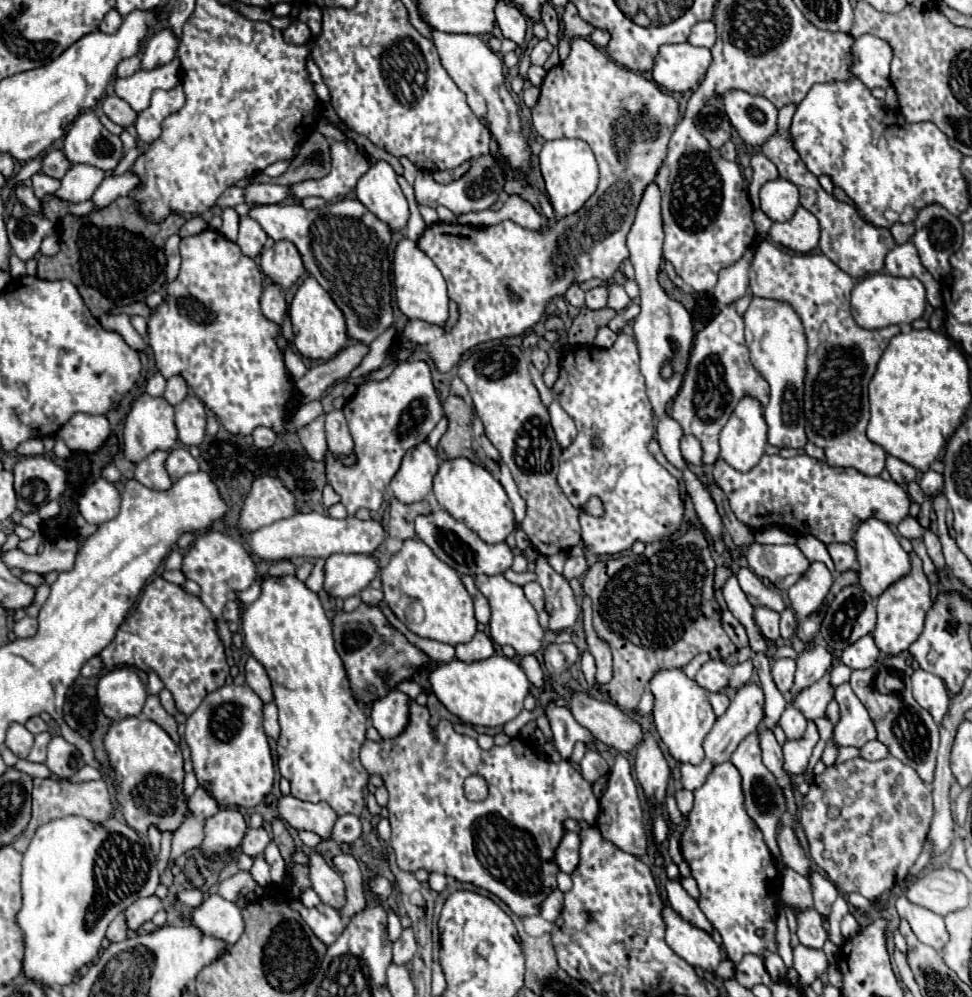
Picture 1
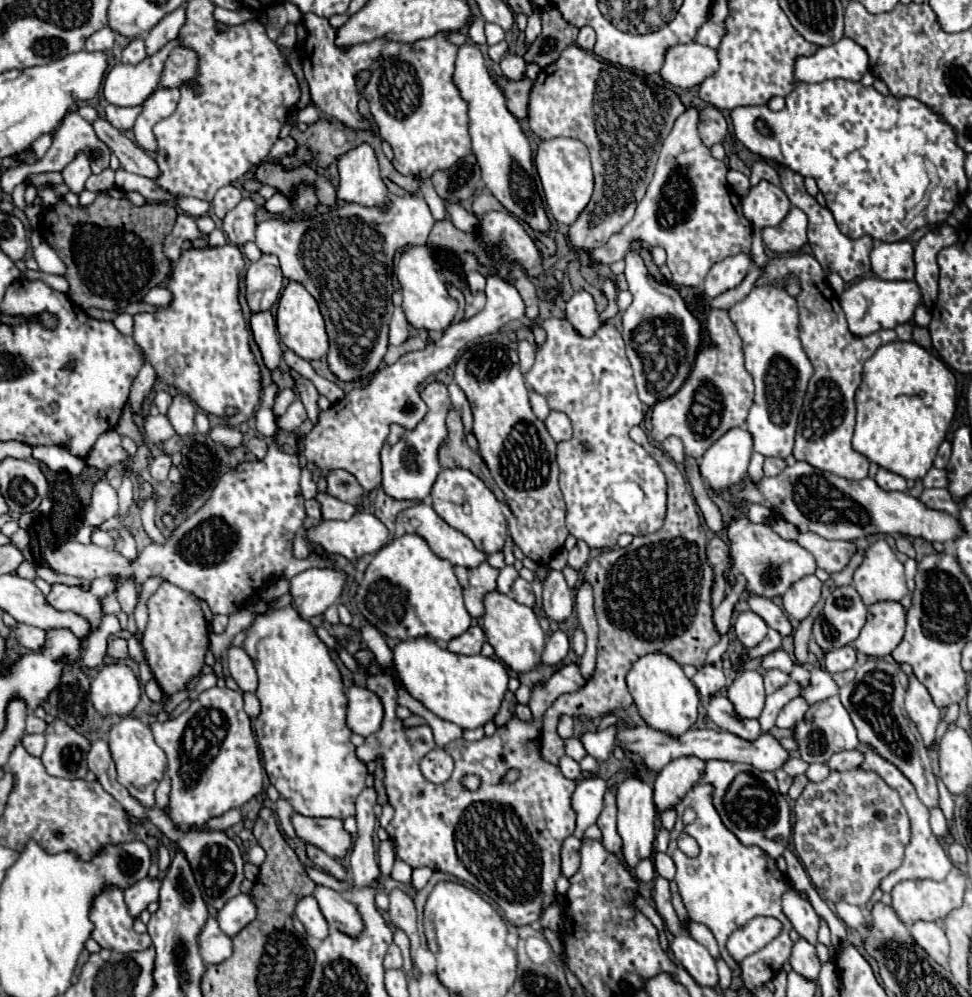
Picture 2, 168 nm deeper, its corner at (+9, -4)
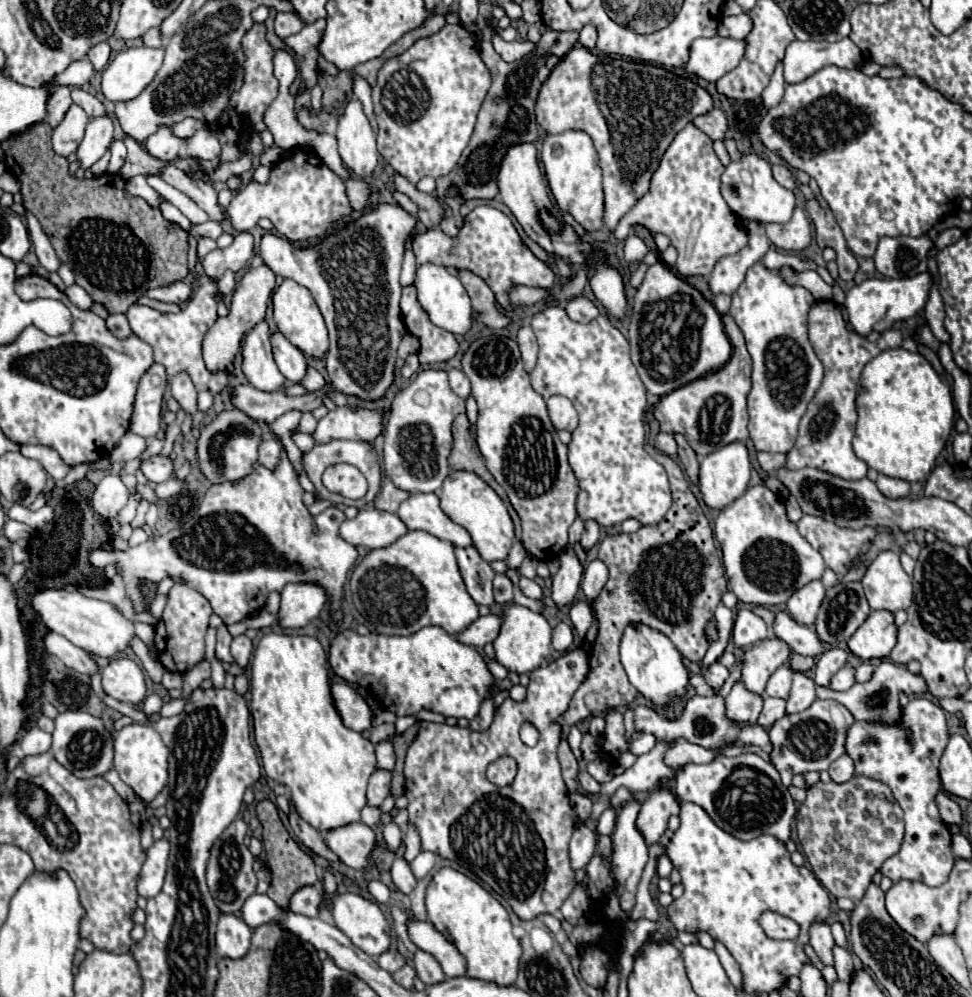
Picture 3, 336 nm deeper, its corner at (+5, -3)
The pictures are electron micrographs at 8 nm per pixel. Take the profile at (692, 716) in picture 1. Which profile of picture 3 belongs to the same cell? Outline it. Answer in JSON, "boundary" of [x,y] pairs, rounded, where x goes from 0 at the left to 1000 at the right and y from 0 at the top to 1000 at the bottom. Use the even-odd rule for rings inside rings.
{"boundary":[[[648,626],[642,630],[638,642],[638,664],[646,676],[648,686],[677,710],[685,708],[693,698],[702,698],[708,688],[708,674],[695,648],[687,638],[665,626]]]}

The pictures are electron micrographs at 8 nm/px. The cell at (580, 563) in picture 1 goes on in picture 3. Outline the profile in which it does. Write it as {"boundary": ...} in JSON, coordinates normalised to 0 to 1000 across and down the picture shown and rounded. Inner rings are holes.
{"boundary":[[[603,522],[603,528],[601,528],[601,536],[597,540],[597,546],[601,550],[609,550],[617,540],[617,526],[611,524],[611,522]]]}

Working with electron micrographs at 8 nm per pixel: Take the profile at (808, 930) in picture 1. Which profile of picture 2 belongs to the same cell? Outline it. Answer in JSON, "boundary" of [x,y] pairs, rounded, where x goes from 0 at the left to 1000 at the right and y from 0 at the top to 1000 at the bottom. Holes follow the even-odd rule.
{"boundary":[[[823,940],[815,950],[813,968],[823,978],[829,978],[831,982],[840,984],[842,976],[844,976],[844,962],[840,958],[840,950],[835,946],[831,946],[827,940]]]}

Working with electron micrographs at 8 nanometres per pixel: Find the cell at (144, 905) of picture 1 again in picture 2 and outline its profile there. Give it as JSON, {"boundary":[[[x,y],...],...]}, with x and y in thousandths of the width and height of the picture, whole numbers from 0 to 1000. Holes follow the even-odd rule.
{"boundary":[[[150,880],[150,882],[142,884],[138,890],[130,892],[128,904],[130,904],[134,920],[142,920],[148,912],[152,912],[152,908],[163,902],[163,892],[165,892],[165,884],[154,882],[154,880]]]}

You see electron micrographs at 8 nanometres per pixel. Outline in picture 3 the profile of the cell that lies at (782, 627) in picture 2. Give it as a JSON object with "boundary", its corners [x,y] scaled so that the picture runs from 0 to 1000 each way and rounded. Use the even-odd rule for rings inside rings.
{"boundary":[[[798,614],[798,626],[796,626],[796,636],[807,642],[819,656],[825,658],[844,658],[848,654],[848,648],[837,632],[831,628],[821,626],[815,622],[809,614]]]}

